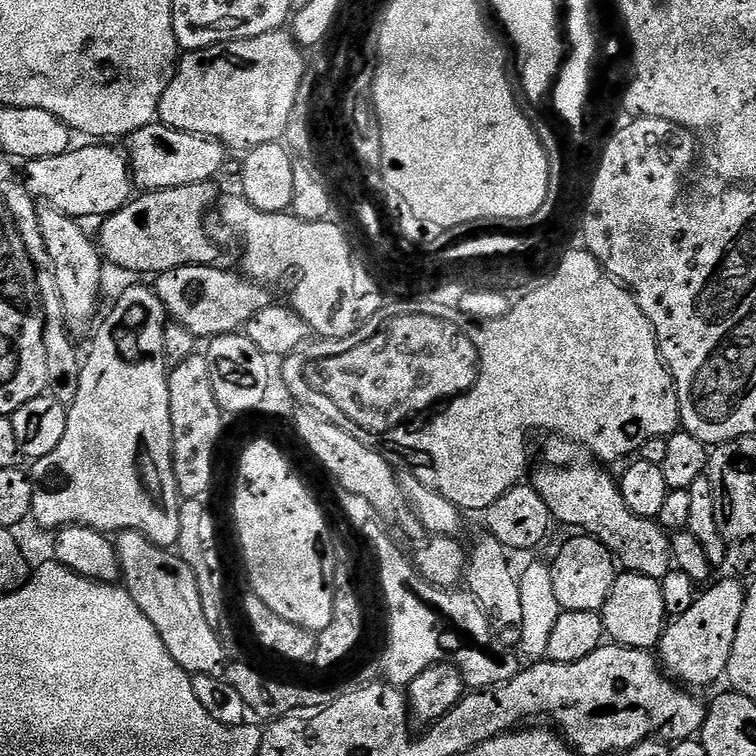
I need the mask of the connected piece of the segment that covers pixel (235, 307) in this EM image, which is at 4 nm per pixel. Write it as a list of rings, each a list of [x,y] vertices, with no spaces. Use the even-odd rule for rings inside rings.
[[[215,263],[178,266],[159,273],[154,281],[158,298],[167,306],[169,317],[175,323],[177,320],[186,331],[203,338],[240,332],[266,303],[266,288],[259,279],[240,270],[231,272],[228,268],[216,267]]]

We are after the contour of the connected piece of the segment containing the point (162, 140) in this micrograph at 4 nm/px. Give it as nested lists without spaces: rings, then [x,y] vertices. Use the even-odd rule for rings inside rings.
[[[159,122],[142,126],[142,130],[127,137],[126,144],[126,155],[132,165],[132,179],[140,190],[206,184],[215,181],[215,176],[224,168],[226,148],[219,140],[211,140],[209,136],[199,136],[193,132],[180,132]]]

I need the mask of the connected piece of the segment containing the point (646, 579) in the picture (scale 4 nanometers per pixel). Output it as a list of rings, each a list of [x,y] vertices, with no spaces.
[[[621,571],[602,609],[605,633],[623,648],[652,650],[664,636],[669,619],[668,601],[664,598],[661,581],[637,572]]]

